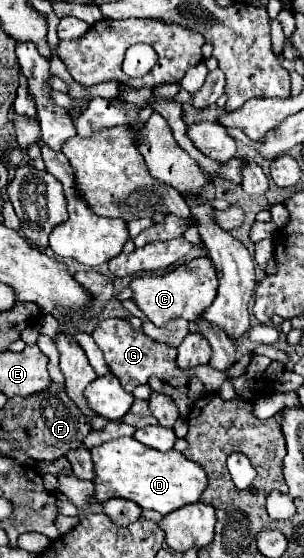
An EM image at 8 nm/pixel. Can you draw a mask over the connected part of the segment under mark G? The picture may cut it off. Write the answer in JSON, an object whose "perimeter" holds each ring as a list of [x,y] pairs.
{"perimeter":[[[112,318],[112,320],[102,320],[94,332],[92,332],[94,342],[102,350],[106,364],[110,372],[120,380],[124,390],[132,392],[138,384],[146,384],[150,376],[158,376],[160,380],[172,378],[172,376],[182,376],[182,370],[176,368],[174,364],[174,348],[160,344],[142,332],[134,332],[132,326],[124,318]]]}

